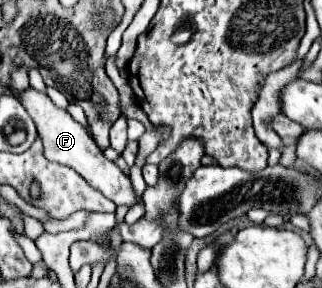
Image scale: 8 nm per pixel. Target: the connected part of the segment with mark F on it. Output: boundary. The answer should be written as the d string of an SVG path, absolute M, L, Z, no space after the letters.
M27 87L27 89L19 95L19 101L21 101L21 105L27 109L27 113L35 119L39 137L41 137L43 147L45 147L45 157L47 157L49 161L75 169L83 179L87 179L87 183L89 183L93 189L101 191L101 193L103 193L107 199L111 199L115 205L133 207L133 205L141 203L141 197L133 191L131 179L129 179L113 161L109 161L109 159L101 153L101 149L95 145L95 141L91 139L91 135L87 133L87 129L85 129L81 123L77 123L67 111L59 109L59 107L47 97L47 93L35 91L33 87Z

